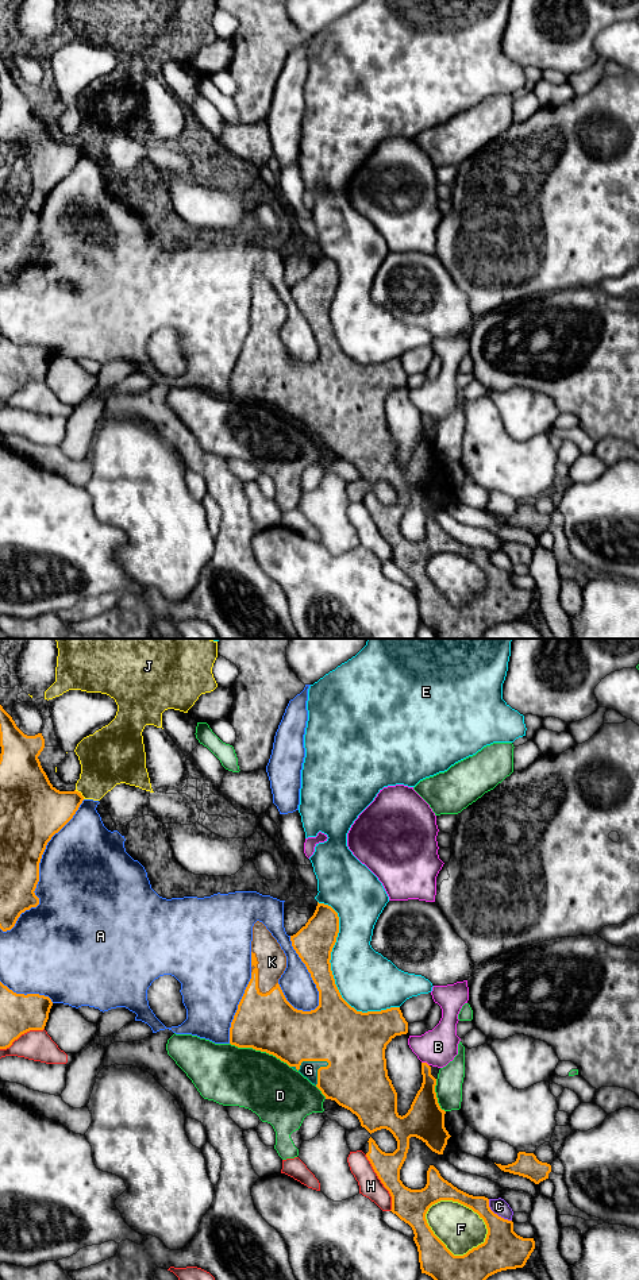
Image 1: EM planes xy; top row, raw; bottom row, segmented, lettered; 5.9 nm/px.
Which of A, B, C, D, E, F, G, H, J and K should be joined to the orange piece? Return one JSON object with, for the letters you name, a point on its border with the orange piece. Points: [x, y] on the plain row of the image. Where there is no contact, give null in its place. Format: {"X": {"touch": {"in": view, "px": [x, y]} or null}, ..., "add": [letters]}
{"G": {"touch": {"in": "xy", "px": [308, 412]}}, "K": {"touch": {"in": "xy", "px": [257, 326]}}, "add": ["G", "K"]}

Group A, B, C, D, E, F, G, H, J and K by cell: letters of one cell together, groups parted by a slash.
A / B / C / D / E / F / G K / H / J

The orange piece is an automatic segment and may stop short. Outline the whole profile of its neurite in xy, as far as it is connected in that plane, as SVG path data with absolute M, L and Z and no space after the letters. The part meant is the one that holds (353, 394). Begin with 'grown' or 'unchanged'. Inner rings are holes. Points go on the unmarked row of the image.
grown | M317 254L313 267L296 286L290 288L293 301L305 316L319 343L319 358L311 363L303 363L286 352L278 336L286 320L284 302L262 274L254 275L251 331L231 374L230 396L276 408L315 436L326 451L335 452L355 466L361 478L370 486L381 481L393 486L397 493L397 501L393 505L382 504L370 489L366 509L392 548L390 563L413 582L421 625L431 628L438 639L481 639L497 624L523 620L535 601L535 593L517 587L512 572L490 562L488 550L473 548L458 541L444 532L434 517L430 517L427 536L421 541L411 541L400 532L400 521L407 510L411 489L421 491L432 504L443 506L447 491L451 489L444 479L446 463L438 455L436 431L431 427L431 419L421 415L421 439L408 464L403 469L397 464L397 444L388 428L385 401L396 388L408 385L408 374L400 359L362 365L342 350L330 315L338 285L338 265L331 258ZM440 552L458 554L477 564L488 581L485 594L463 608L454 608L434 586L426 571L428 560Z

